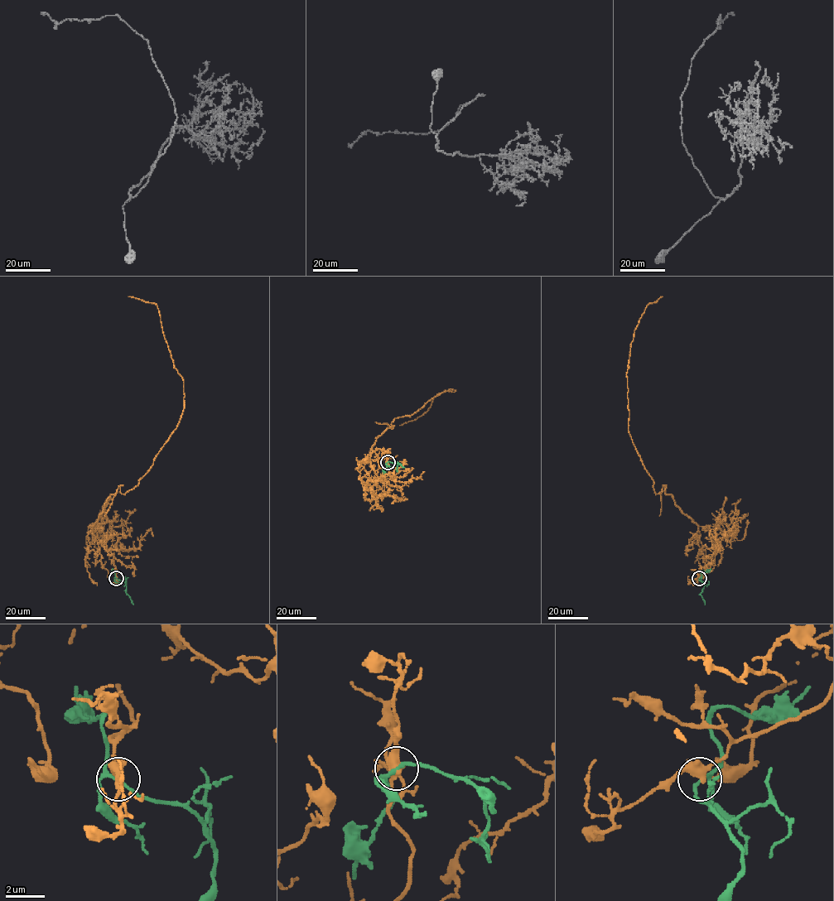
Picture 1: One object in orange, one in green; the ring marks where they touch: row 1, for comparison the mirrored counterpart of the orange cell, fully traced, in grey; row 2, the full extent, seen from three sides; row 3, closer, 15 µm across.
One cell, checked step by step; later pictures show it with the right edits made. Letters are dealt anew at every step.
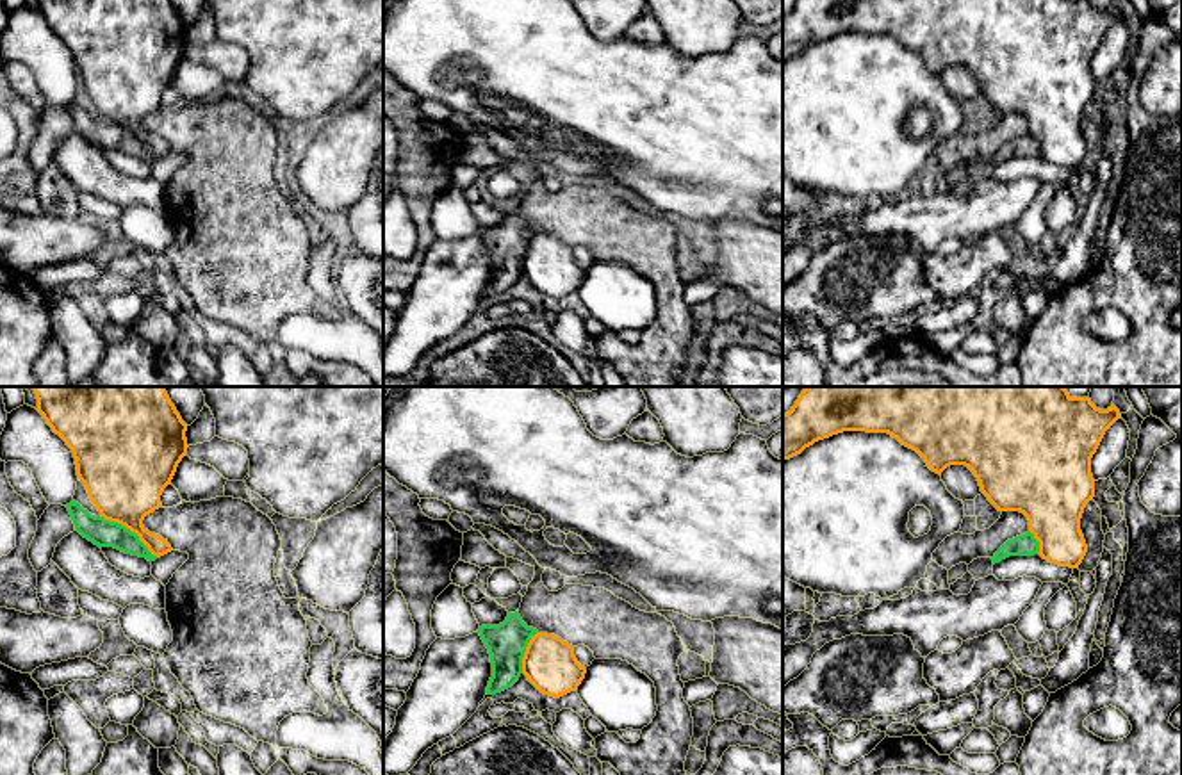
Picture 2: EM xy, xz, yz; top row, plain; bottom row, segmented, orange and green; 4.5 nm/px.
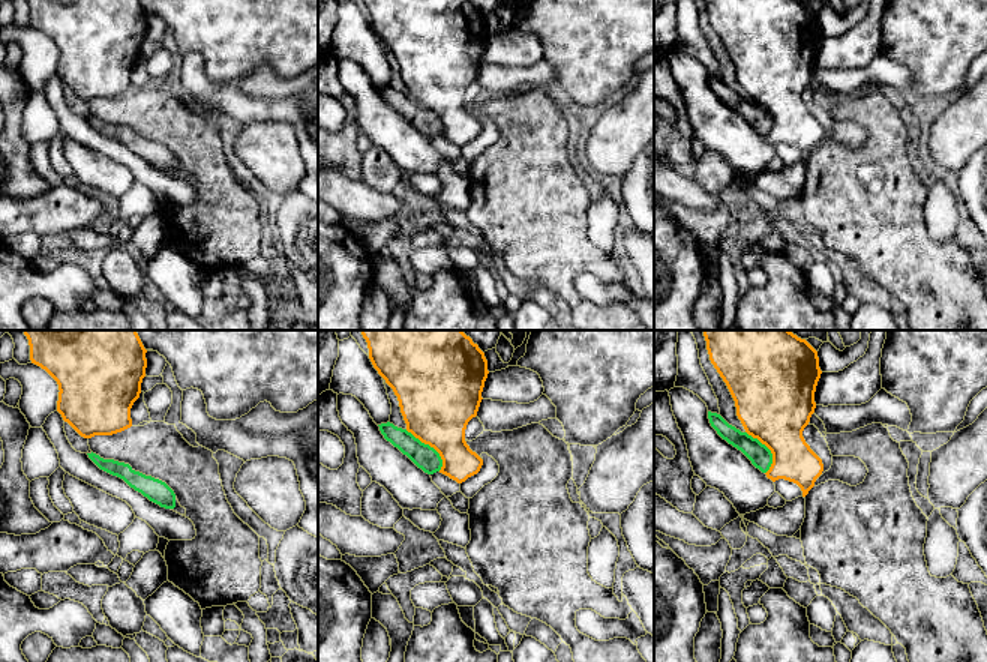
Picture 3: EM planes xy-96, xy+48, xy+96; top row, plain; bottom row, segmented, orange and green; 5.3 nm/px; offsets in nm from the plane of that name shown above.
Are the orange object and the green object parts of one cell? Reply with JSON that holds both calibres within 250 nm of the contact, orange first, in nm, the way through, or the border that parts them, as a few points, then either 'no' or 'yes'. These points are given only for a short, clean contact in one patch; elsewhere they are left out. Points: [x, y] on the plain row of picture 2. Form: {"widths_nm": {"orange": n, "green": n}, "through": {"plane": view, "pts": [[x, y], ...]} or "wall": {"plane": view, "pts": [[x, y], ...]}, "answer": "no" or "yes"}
{"widths_nm": {"orange": 380, "green": 130}, "wall": {"plane": "xy", "pts": [[102, 116], [129, 129], [157, 157]]}, "answer": "no"}

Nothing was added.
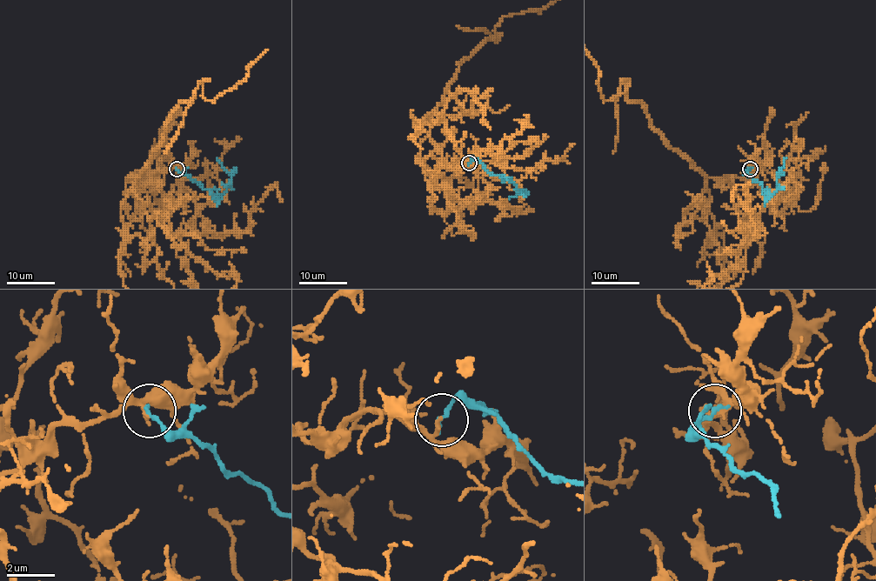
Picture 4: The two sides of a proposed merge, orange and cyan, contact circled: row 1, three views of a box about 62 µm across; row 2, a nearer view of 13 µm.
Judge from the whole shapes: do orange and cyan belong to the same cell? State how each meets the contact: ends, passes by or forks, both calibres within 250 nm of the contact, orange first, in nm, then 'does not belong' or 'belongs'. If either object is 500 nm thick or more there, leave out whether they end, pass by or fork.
orange passes by | cyan ends | 120/170 nm | does not belong

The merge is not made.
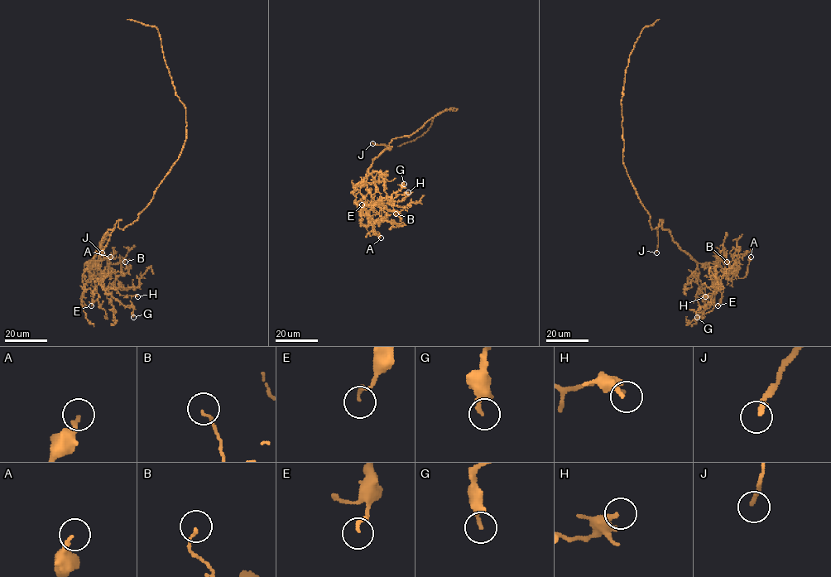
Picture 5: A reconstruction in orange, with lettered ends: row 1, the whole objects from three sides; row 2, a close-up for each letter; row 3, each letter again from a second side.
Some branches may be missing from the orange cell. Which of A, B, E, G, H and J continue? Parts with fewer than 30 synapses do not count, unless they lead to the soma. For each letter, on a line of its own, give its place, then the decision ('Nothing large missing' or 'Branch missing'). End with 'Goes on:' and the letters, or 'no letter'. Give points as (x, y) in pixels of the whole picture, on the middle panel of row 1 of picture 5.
A: Place: (381, 238). Nothing large missing
B: Place: (396, 213). Nothing large missing
E: Place: (362, 204). Nothing large missing
G: Place: (404, 184). Nothing large missing
H: Place: (408, 192). Nothing large missing
J: Place: (372, 143). Branch missing
Goes on: J

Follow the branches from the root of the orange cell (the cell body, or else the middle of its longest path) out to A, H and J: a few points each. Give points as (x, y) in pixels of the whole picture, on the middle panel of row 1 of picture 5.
A: (420, 128), (409, 137), (393, 139), (389, 150), (372, 160), (356, 194), (373, 234), (381, 238)
H: (420, 128), (409, 137), (393, 139), (389, 150), (372, 160), (360, 185), (360, 194), (371, 206), (408, 192)
J: (420, 128), (409, 137), (393, 139), (389, 145), (389, 150), (384, 144), (372, 143)

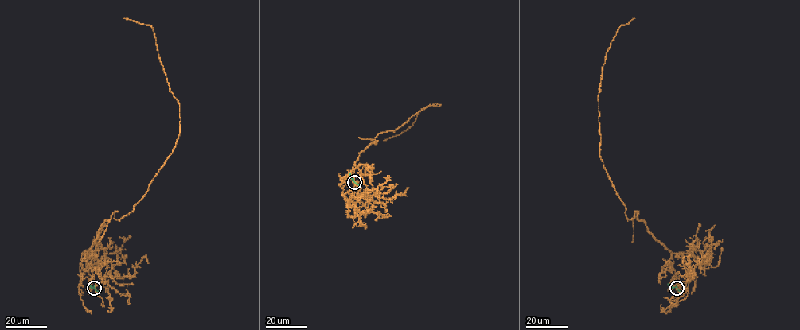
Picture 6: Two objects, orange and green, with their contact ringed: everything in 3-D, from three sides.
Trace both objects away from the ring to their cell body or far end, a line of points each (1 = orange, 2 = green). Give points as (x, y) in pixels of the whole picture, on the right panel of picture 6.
1: (677, 288), (671, 253), (638, 211), (628, 220), (600, 157), (602, 65), (617, 30), (635, 18)
2: (677, 288), (667, 283)

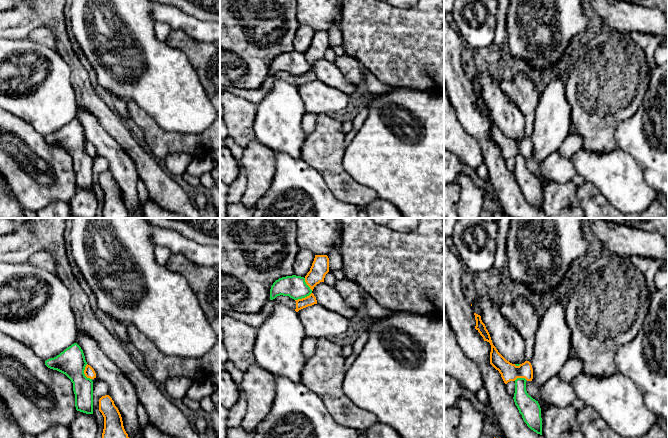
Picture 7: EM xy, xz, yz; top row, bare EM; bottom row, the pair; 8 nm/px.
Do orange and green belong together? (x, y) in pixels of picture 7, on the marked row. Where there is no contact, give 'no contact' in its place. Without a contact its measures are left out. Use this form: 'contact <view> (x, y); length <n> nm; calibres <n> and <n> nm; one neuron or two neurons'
contact xy (84, 373); length 130 nm; calibres 90 and 220 nm; two neurons

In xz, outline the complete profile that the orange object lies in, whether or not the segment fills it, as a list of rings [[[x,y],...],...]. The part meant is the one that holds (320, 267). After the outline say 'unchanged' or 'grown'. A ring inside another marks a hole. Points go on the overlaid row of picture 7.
[[[315,255],[310,271],[305,276],[305,282],[313,291],[320,282],[324,282],[325,275],[329,272],[329,258],[327,255]]]; unchanged

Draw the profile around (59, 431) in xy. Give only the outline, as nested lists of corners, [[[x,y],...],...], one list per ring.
[[[52,426],[46,431],[36,435],[37,438],[71,438],[68,426]]]

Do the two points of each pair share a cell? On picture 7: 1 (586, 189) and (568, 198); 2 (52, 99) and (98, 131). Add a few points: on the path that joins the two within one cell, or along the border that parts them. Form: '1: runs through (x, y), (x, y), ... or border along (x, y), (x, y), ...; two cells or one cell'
1: border along (576, 188), (578, 203), (582, 207); two cells
2: border along (77, 108), (74, 118); two cells

